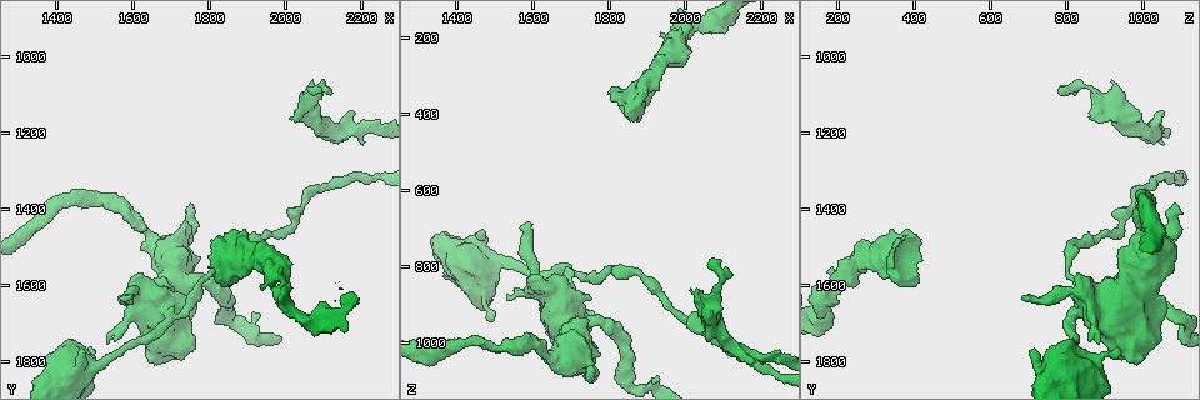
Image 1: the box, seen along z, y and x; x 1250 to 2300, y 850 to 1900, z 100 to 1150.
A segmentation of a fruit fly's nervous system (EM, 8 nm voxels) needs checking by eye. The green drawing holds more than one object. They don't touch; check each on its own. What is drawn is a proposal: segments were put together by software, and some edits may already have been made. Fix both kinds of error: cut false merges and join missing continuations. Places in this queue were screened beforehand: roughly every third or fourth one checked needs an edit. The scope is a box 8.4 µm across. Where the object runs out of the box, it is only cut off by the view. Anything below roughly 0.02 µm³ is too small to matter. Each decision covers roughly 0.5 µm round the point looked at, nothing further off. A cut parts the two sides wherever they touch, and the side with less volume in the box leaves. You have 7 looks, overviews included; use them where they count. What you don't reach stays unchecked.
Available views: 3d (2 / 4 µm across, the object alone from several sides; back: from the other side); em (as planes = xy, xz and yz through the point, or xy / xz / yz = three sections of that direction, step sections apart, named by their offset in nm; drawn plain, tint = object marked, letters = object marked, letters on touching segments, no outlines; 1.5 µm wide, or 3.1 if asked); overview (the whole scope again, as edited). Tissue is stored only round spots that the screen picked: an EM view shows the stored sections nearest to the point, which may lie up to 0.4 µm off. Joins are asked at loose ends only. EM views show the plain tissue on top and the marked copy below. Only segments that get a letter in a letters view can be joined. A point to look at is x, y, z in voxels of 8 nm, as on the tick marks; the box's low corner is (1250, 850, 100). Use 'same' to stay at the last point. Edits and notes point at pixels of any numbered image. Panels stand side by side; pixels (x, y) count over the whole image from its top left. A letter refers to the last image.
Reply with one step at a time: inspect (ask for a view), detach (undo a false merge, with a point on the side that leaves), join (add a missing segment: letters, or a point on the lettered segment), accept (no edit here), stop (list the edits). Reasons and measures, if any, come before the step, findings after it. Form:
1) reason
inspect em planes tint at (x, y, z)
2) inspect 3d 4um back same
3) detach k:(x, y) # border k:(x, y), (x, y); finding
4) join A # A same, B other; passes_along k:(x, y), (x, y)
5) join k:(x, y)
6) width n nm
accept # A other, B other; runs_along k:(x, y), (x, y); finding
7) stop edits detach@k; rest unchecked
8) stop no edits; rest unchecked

thin neck
inspect em planes letters at (1930, 1530, 265)

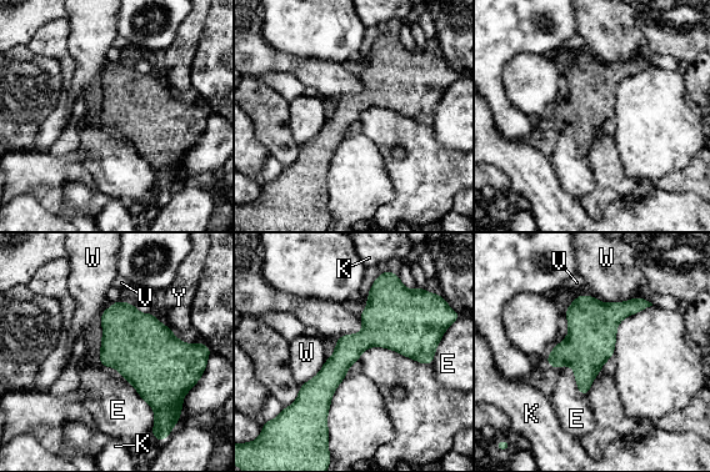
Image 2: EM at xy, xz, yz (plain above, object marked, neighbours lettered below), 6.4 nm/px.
accept # E other, K other, V other, W other, Y other; runs_along 2:(426, 345), (366, 337), (300, 400); continuous, no second neuron

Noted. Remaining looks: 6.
inspect em planes letters at (1690, 1665, 845)

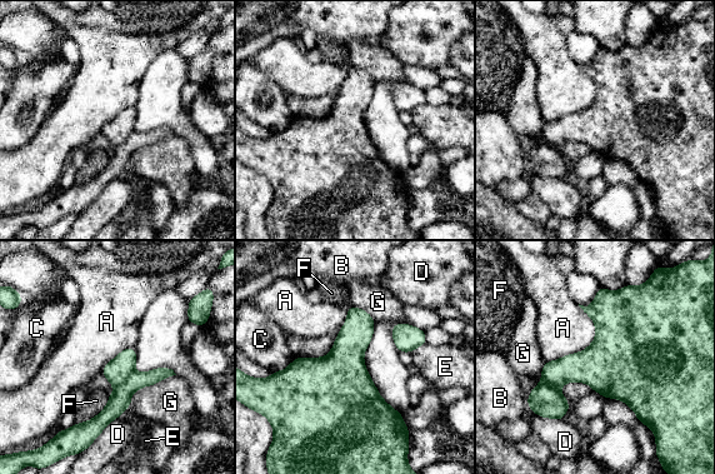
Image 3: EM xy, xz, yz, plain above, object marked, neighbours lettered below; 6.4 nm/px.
detach 3:(119, 400) # A other, B other, C other, D other, E other, F other, G other; border 3:(133, 370), (115, 387); a second neuron is stuck on

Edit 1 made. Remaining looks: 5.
inspect overview

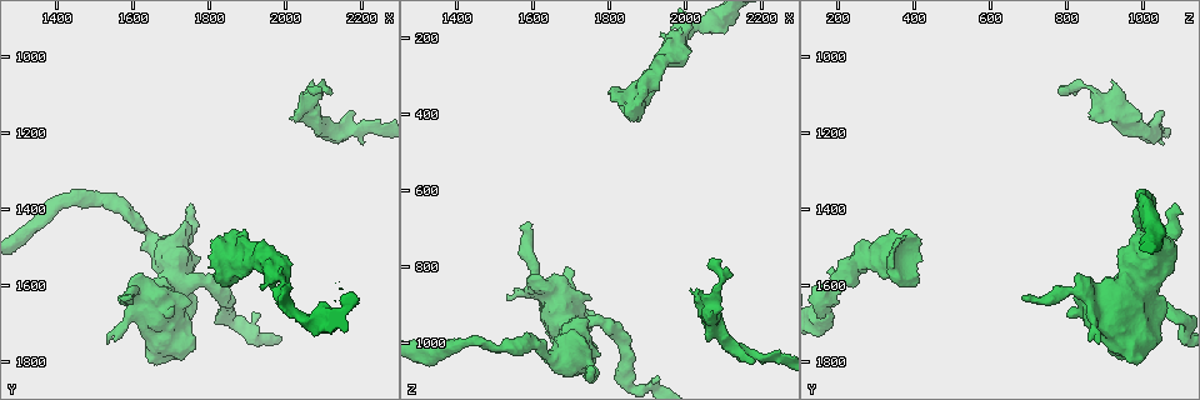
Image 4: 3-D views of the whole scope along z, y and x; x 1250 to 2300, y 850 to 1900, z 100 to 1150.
inspect 3d 2um at (2180, 1195, 1035)

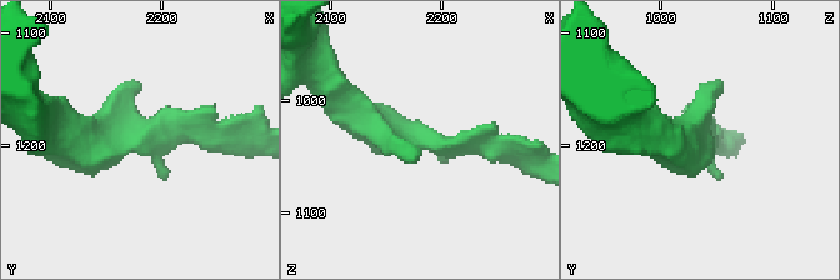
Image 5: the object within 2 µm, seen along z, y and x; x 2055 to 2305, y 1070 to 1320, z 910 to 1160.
shape alone is not enough
inspect em planes letters at (2184, 1192, 1036)

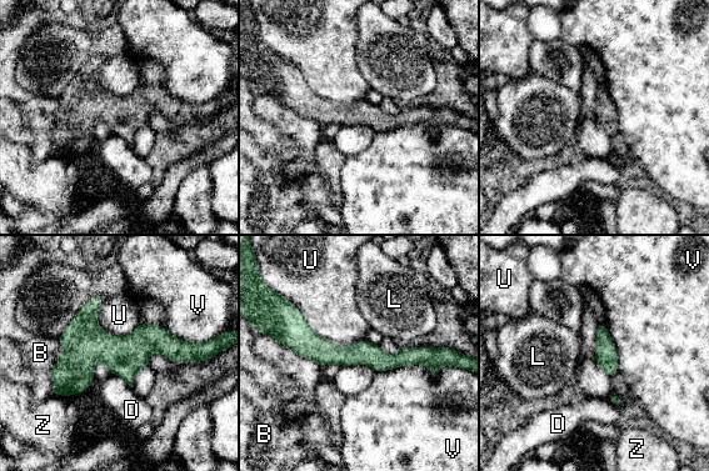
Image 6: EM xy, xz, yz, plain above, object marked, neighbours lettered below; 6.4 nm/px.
accept # B other, D other, L other, U other, V other, Z other; runs_along 6:(286, 339), (433, 365); all the same neuron

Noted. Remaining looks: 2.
stop edits detach@3; rest unchecked

